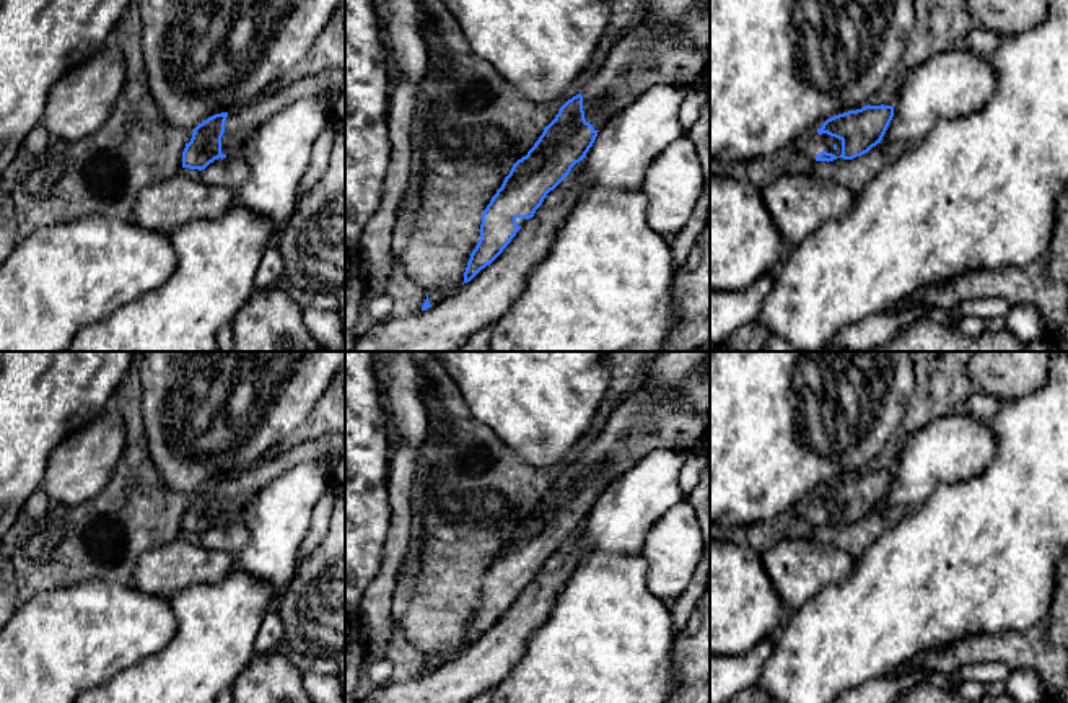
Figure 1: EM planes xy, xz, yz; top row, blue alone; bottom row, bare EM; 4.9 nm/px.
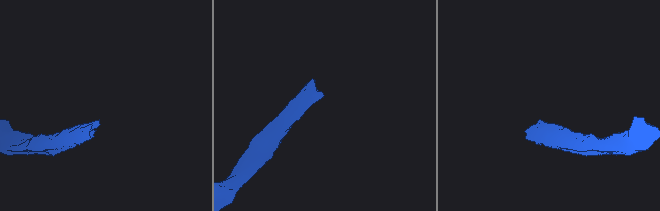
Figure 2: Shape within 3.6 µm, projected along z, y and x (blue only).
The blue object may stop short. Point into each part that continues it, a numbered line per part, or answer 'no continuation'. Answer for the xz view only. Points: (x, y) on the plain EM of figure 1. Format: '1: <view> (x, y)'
1: xz (663, 419)

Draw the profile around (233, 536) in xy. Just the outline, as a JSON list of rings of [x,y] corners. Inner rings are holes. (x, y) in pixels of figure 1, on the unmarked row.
[[[241,517],[218,522],[202,534],[200,545],[207,550],[223,550],[238,555],[251,540],[249,529]]]

